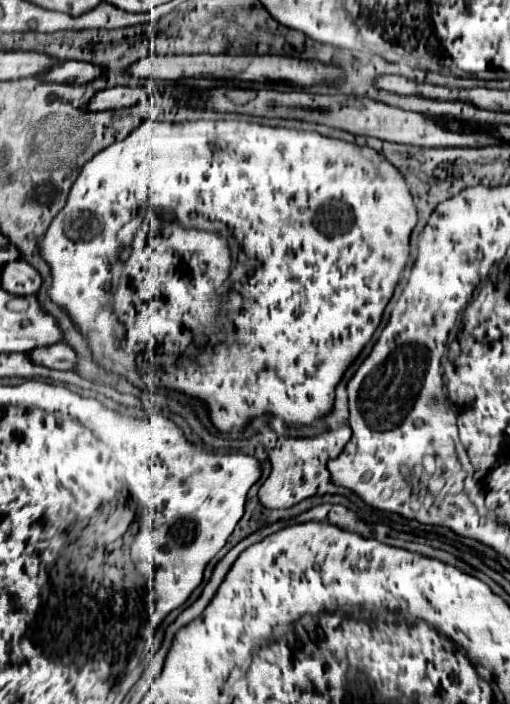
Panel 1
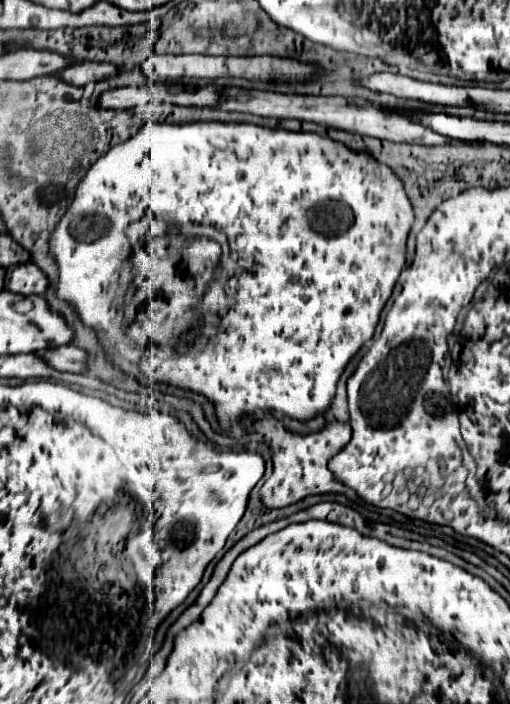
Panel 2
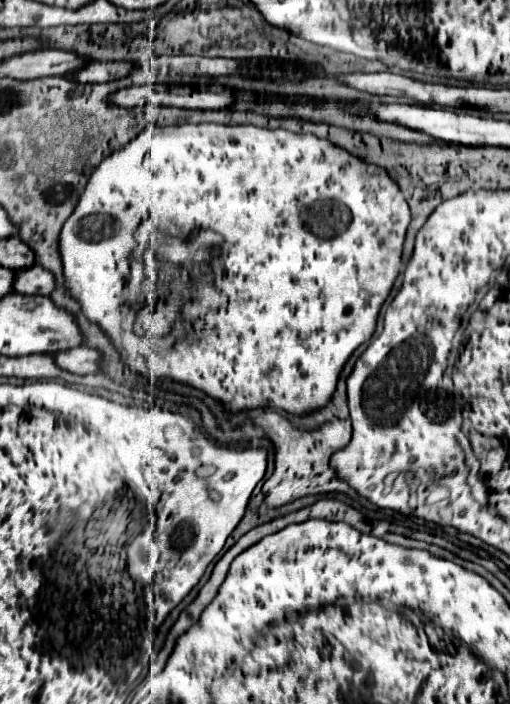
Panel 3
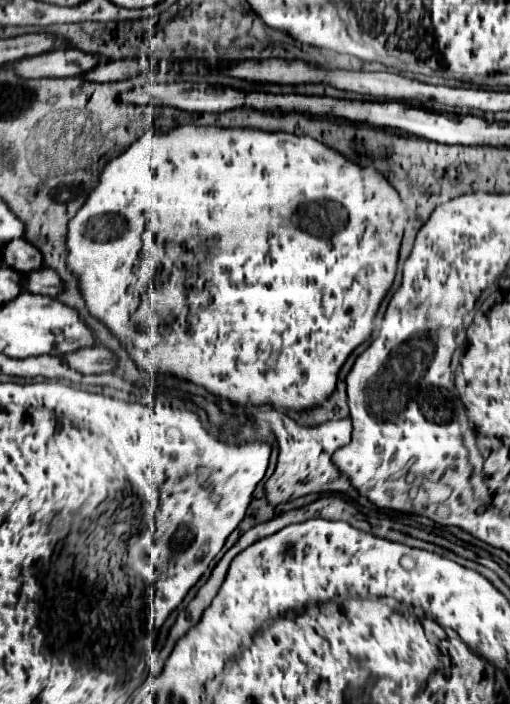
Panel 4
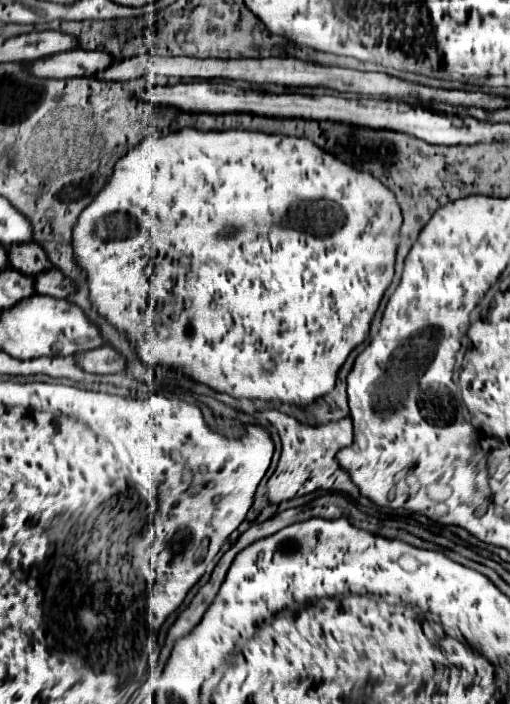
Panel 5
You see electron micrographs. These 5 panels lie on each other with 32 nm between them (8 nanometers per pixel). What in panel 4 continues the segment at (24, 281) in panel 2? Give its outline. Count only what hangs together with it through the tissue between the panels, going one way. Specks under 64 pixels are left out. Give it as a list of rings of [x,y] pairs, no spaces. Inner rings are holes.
[[[40,268],[36,272],[30,272],[24,276],[24,280],[26,280],[26,290],[32,294],[46,294],[56,298],[64,290],[60,276],[52,268]]]

